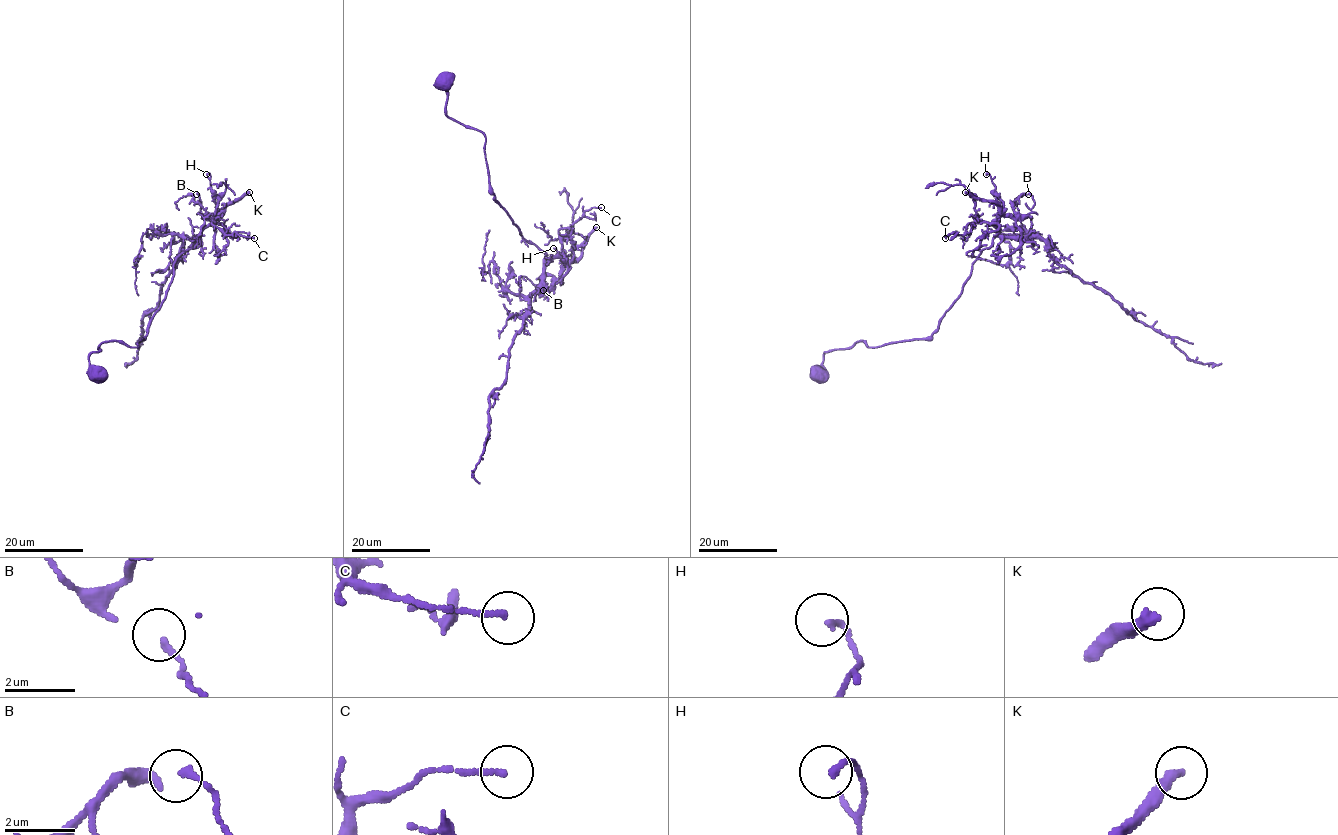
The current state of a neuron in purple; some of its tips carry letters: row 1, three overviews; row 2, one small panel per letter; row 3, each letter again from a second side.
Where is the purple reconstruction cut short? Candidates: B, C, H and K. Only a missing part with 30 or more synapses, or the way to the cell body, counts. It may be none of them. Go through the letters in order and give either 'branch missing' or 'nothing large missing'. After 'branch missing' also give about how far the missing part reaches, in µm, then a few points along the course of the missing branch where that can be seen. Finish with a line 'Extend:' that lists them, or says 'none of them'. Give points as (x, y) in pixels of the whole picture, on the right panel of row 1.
B: nothing large missing
C: nothing large missing
H: nothing large missing
K: branch missing | 250 µm | (965, 192), (947, 186), (957, 240), (994, 171), (1220, 128), (1256, 103)
Extend: K

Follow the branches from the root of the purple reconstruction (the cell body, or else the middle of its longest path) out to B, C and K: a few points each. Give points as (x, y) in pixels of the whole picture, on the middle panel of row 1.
B: (445, 79), (435, 85), (445, 113), (485, 138), (494, 199), (524, 239), (563, 260), (543, 290)
C: (445, 79), (435, 85), (445, 113), (483, 134), (489, 190), (524, 239), (555, 257), (558, 231), (601, 207)
K: (445, 79), (435, 85), (445, 113), (483, 134), (489, 190), (524, 239), (575, 260), (596, 227)

